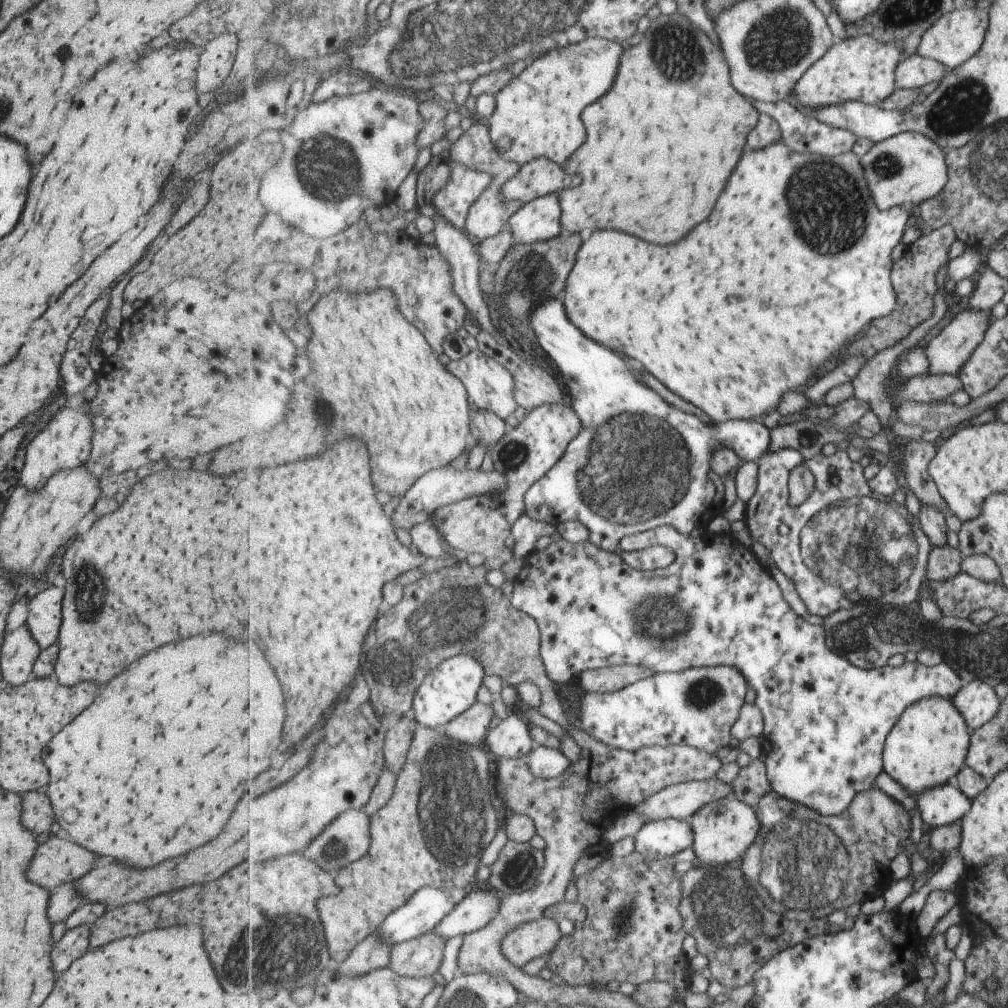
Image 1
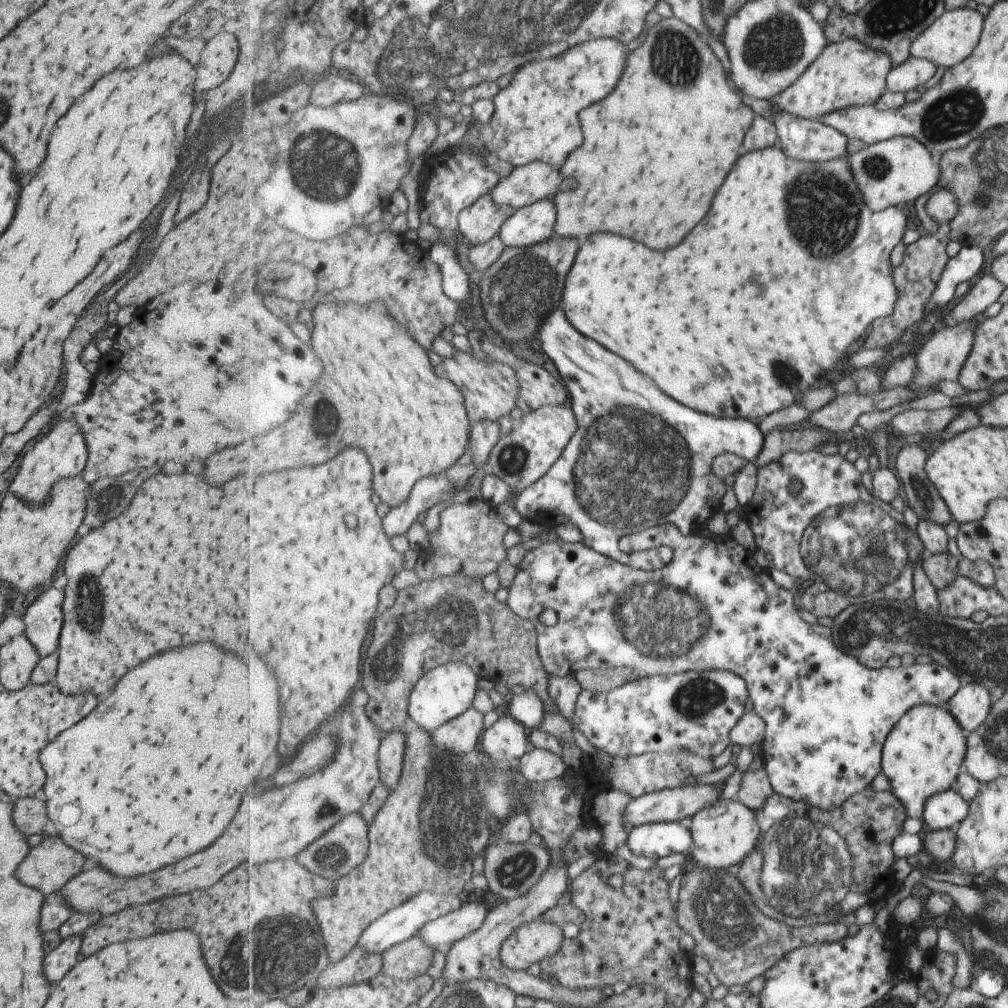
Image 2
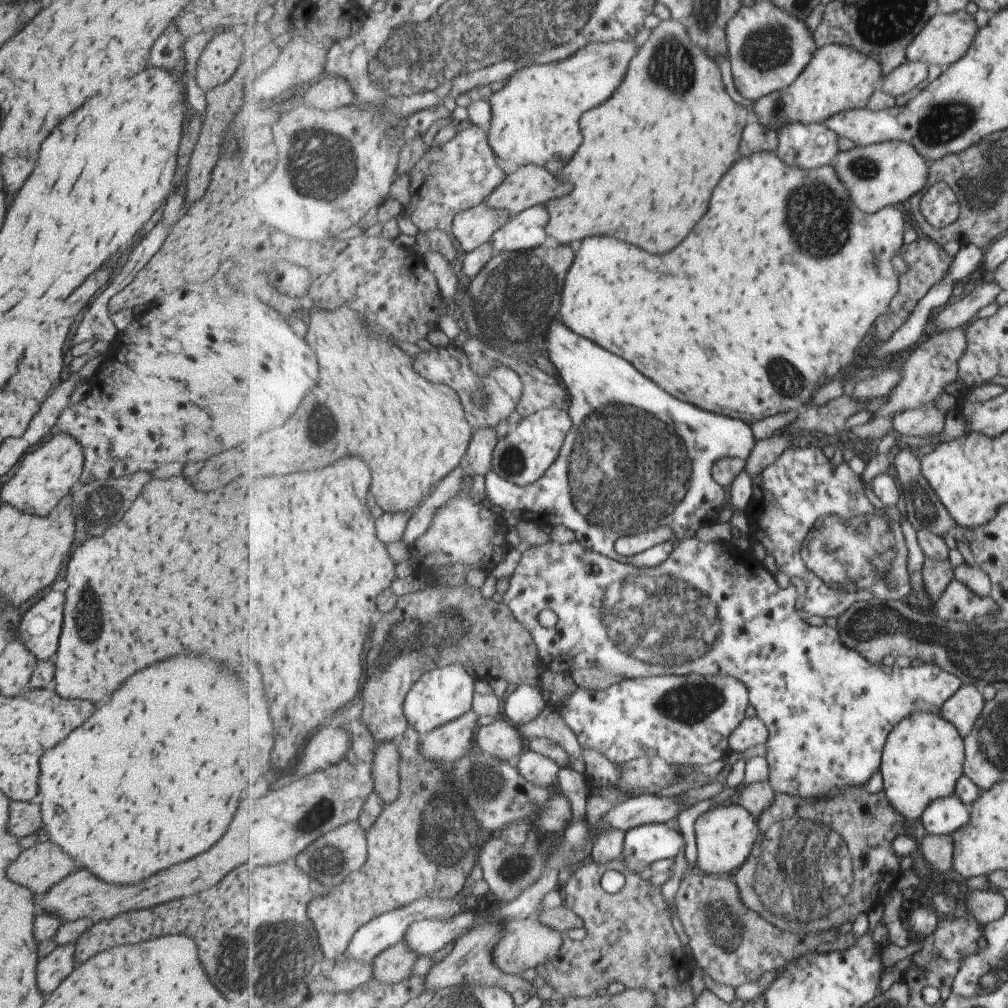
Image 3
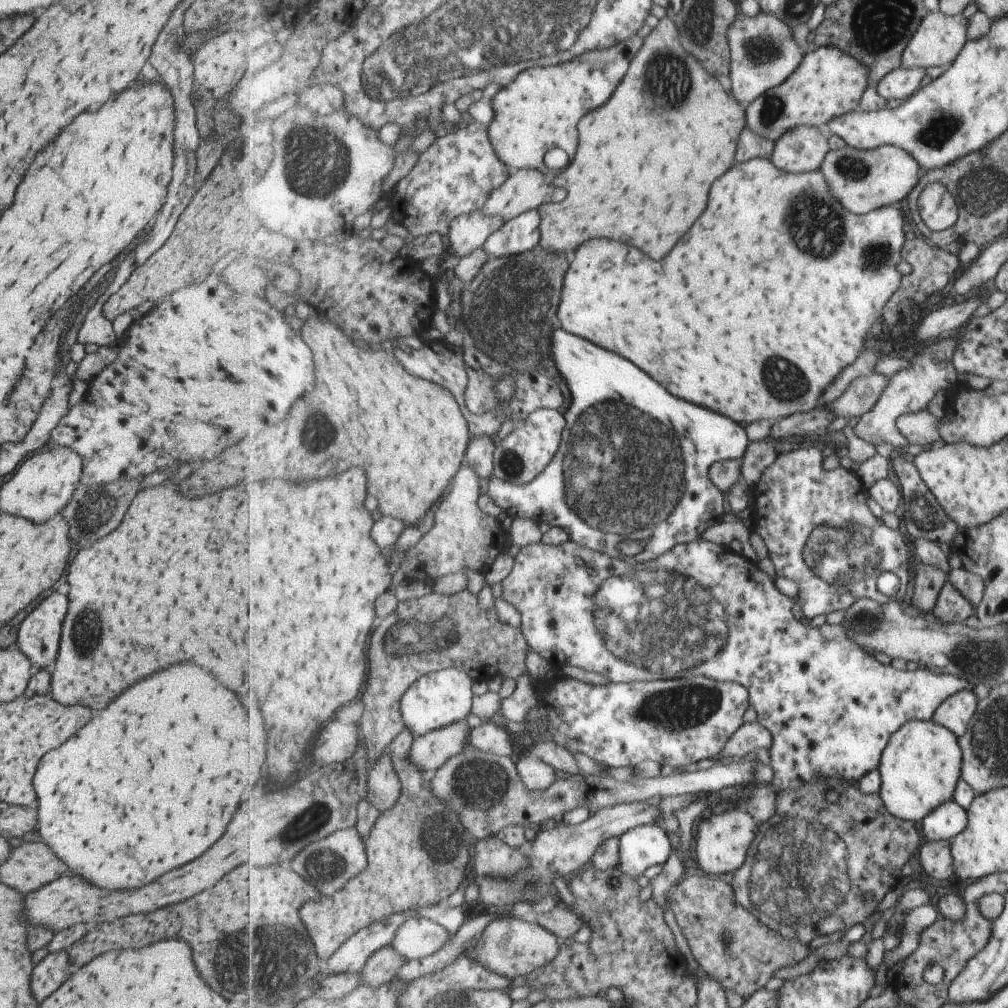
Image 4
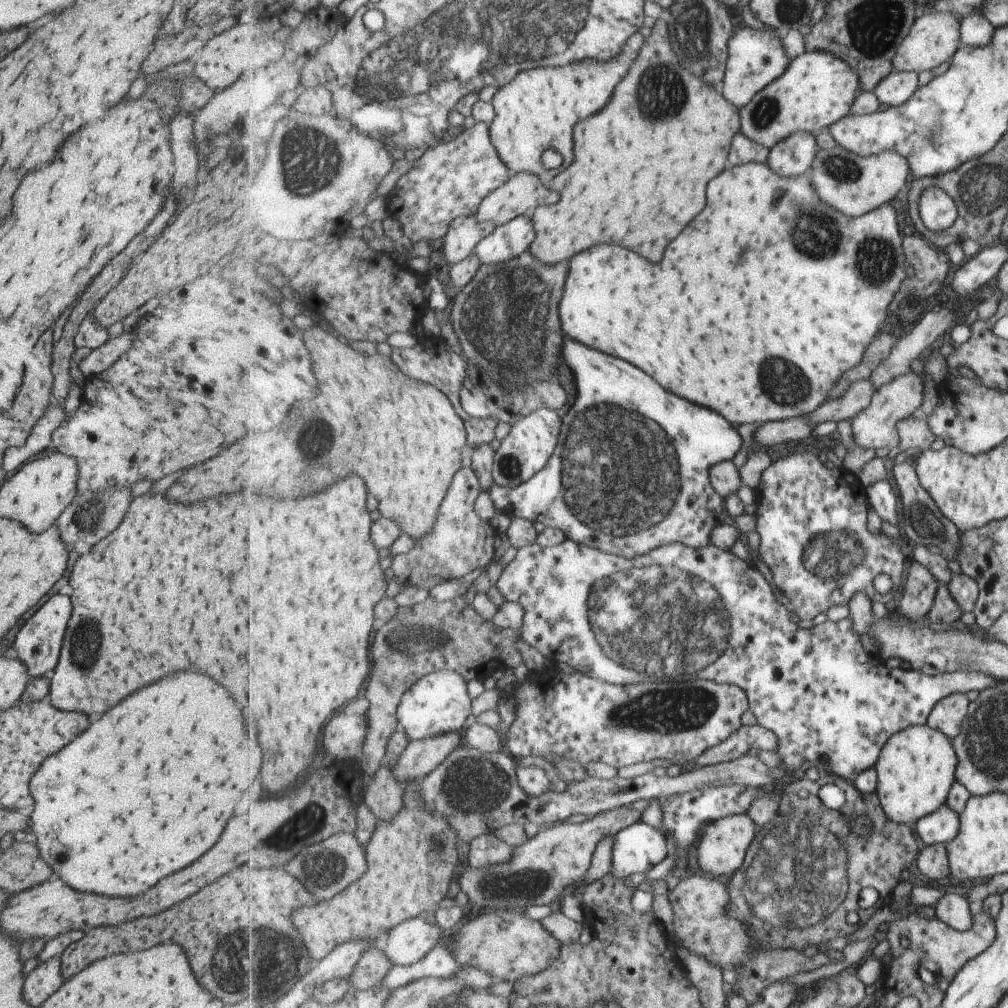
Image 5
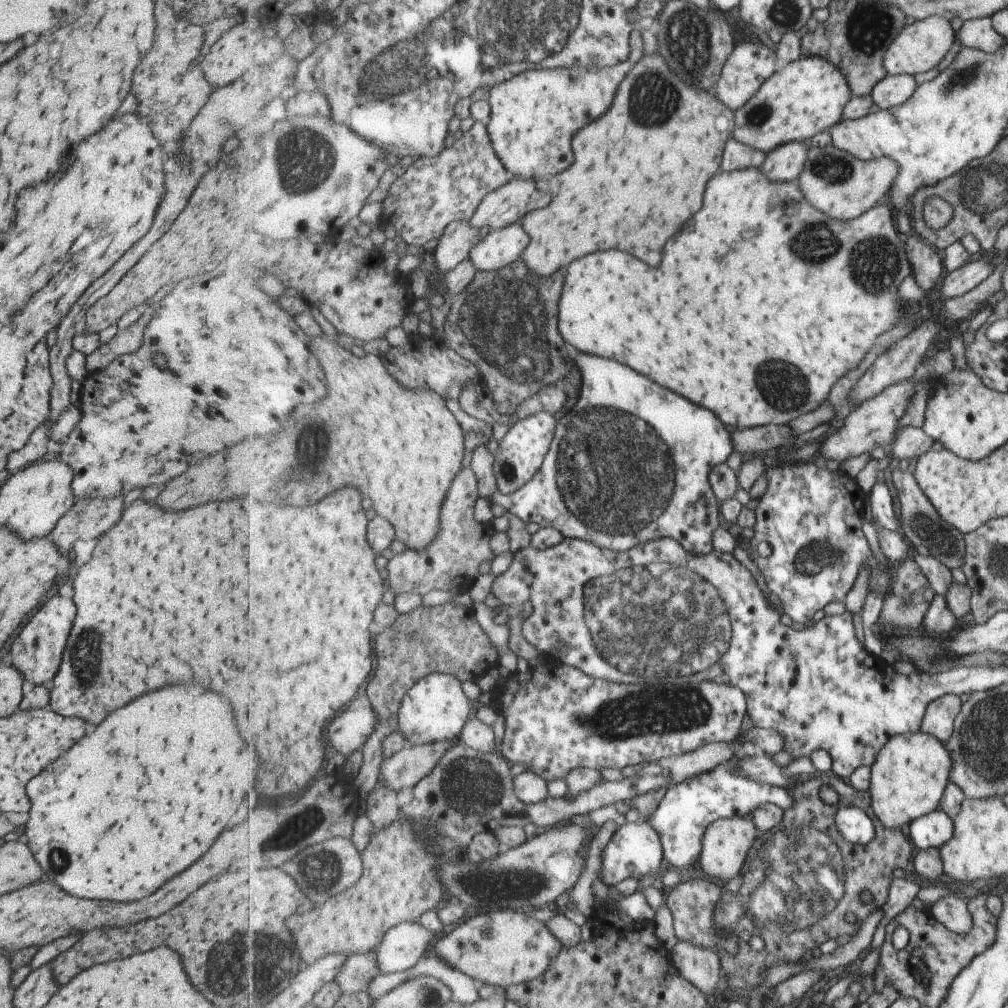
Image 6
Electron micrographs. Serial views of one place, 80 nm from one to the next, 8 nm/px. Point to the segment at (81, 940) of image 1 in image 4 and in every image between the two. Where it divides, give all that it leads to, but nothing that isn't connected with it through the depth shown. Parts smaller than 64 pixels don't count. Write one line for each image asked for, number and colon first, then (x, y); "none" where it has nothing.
2: (57, 962)
3: (52, 969)
4: (50, 973)

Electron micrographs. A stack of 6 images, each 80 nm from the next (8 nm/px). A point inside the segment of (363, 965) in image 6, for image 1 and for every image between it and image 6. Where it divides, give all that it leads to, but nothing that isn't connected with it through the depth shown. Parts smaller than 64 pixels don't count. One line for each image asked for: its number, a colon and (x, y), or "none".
1: (422, 957)
2: (407, 960)
3: (394, 965)
4: (383, 967)
5: (374, 966)

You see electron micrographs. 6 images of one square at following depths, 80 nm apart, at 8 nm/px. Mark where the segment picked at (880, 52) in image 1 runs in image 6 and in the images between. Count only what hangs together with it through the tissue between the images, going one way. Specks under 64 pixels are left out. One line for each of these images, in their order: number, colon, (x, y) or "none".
2: (850, 73)
3: (839, 78)
4: (830, 82)
5: (819, 88)
6: (810, 95)

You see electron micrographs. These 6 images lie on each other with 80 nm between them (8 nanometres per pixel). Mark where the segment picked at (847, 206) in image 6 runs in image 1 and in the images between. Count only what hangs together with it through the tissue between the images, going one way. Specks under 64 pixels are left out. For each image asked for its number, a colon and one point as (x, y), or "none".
1: (906, 169)
2: (898, 170)
3: (880, 175)
4: (864, 180)
5: (855, 185)

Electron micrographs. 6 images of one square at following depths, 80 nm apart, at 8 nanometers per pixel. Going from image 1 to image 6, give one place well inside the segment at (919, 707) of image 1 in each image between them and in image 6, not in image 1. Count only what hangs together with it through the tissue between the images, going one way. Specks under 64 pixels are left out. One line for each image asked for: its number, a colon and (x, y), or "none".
2: (921, 757)
3: (922, 759)
4: (920, 766)
5: (916, 770)
6: (909, 778)

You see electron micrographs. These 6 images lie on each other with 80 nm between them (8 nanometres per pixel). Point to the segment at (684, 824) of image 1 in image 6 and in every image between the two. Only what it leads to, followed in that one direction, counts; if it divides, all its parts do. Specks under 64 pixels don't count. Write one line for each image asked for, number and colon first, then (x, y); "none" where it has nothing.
2: (654, 841)
3: (644, 845)
4: (644, 846)
5: (638, 848)
6: (636, 849)

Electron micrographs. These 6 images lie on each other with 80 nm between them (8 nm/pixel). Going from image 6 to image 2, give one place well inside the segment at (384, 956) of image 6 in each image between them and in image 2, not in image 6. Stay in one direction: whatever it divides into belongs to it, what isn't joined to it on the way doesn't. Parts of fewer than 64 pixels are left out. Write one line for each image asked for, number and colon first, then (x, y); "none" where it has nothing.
2: (444, 932)
3: (431, 935)
4: (420, 937)
5: (409, 942)

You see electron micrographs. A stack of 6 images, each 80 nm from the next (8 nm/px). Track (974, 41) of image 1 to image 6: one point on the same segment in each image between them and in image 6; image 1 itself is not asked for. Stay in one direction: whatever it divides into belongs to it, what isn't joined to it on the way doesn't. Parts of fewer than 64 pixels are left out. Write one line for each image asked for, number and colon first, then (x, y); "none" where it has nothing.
2: (947, 41)
3: (944, 39)
4: (938, 40)
5: (933, 37)
6: (919, 48)

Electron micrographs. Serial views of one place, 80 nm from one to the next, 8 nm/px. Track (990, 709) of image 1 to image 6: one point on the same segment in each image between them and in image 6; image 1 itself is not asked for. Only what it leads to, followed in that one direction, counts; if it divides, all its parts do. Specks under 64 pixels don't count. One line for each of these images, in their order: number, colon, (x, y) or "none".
2: (970, 704)
3: (961, 710)
4: (954, 713)
5: (947, 715)
6: (938, 719)

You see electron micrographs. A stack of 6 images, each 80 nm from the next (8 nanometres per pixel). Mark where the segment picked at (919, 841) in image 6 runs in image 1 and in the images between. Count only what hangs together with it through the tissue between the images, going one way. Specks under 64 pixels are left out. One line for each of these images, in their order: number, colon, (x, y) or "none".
1: (945, 805)
2: (945, 810)
3: (943, 816)
4: (944, 822)
5: (939, 827)

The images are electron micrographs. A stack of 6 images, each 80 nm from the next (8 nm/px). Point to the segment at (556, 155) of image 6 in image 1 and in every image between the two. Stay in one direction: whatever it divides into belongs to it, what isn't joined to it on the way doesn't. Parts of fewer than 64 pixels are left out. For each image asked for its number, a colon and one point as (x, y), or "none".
1: (538, 115)
2: (536, 118)
3: (535, 117)
4: (541, 109)
5: (539, 109)

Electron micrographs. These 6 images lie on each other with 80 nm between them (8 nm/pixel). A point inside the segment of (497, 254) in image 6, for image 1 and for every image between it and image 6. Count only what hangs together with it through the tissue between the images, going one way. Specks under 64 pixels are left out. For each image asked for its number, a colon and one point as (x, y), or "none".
1: (539, 220)
2: (536, 223)
3: (527, 230)
4: (517, 236)
5: (509, 241)

